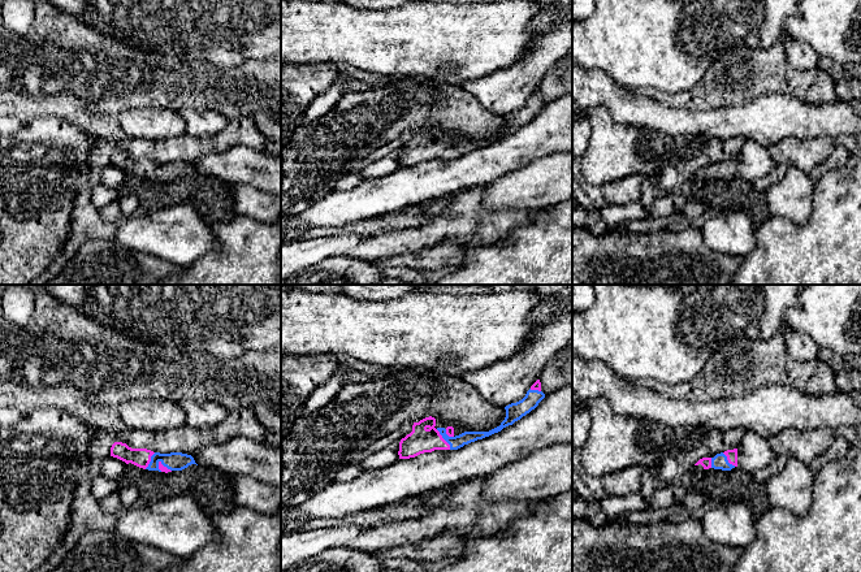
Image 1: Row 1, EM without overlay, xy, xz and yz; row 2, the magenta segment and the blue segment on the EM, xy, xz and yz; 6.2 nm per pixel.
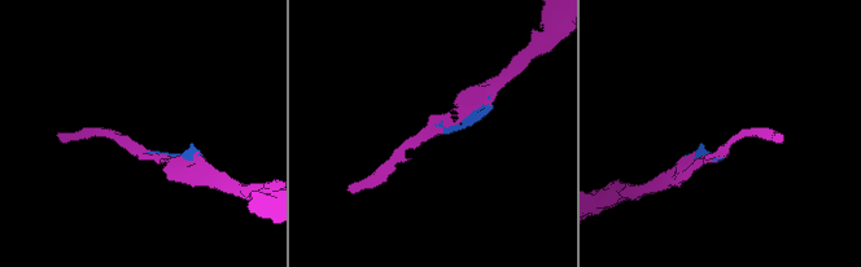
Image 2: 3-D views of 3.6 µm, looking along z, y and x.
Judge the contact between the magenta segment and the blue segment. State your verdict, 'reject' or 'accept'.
accept

